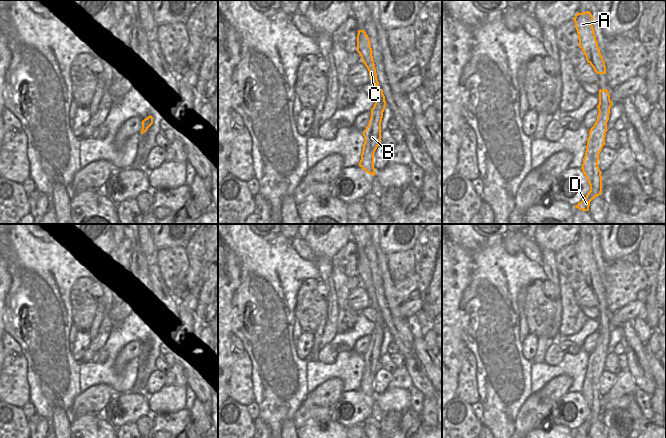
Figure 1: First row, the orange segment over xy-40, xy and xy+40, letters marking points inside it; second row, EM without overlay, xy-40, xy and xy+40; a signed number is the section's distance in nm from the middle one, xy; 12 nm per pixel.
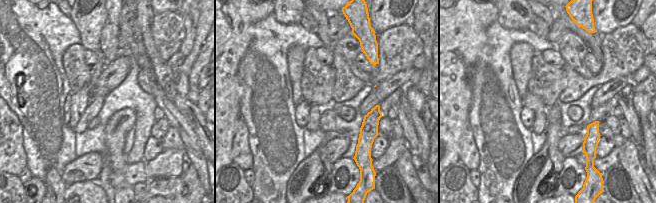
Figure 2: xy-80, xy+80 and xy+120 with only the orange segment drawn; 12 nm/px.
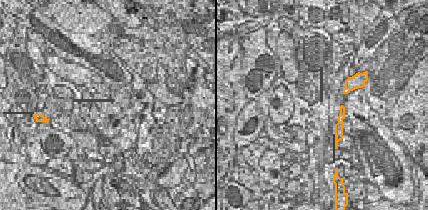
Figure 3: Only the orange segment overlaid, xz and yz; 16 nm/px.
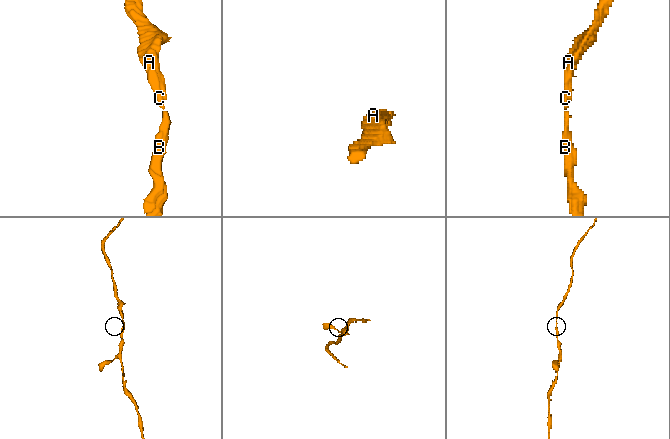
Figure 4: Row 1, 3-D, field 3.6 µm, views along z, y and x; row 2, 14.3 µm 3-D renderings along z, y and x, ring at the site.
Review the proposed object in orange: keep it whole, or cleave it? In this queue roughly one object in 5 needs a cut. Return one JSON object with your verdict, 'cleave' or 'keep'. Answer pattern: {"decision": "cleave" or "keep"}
{"decision": "keep"}

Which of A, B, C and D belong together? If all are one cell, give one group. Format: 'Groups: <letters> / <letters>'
Groups: A B C D

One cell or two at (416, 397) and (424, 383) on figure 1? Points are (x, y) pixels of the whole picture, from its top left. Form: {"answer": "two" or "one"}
{"answer": "two"}

